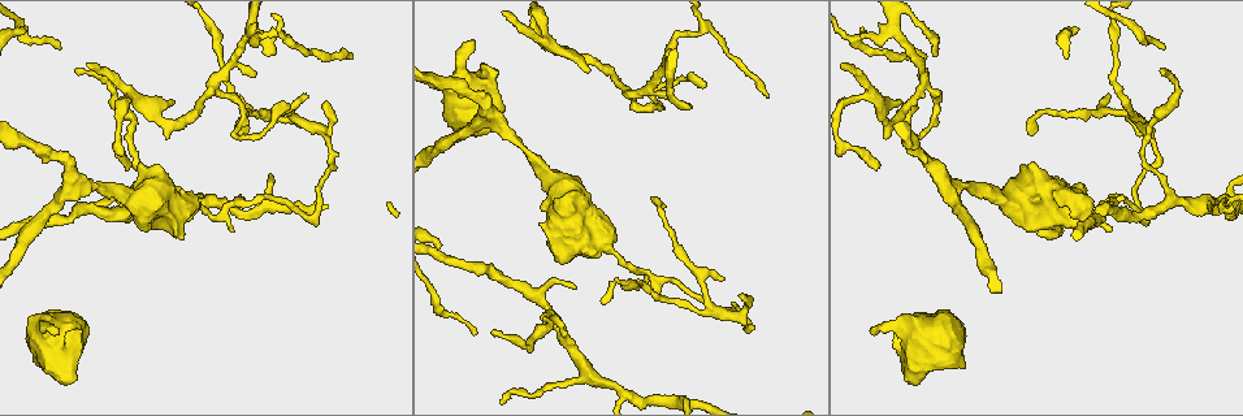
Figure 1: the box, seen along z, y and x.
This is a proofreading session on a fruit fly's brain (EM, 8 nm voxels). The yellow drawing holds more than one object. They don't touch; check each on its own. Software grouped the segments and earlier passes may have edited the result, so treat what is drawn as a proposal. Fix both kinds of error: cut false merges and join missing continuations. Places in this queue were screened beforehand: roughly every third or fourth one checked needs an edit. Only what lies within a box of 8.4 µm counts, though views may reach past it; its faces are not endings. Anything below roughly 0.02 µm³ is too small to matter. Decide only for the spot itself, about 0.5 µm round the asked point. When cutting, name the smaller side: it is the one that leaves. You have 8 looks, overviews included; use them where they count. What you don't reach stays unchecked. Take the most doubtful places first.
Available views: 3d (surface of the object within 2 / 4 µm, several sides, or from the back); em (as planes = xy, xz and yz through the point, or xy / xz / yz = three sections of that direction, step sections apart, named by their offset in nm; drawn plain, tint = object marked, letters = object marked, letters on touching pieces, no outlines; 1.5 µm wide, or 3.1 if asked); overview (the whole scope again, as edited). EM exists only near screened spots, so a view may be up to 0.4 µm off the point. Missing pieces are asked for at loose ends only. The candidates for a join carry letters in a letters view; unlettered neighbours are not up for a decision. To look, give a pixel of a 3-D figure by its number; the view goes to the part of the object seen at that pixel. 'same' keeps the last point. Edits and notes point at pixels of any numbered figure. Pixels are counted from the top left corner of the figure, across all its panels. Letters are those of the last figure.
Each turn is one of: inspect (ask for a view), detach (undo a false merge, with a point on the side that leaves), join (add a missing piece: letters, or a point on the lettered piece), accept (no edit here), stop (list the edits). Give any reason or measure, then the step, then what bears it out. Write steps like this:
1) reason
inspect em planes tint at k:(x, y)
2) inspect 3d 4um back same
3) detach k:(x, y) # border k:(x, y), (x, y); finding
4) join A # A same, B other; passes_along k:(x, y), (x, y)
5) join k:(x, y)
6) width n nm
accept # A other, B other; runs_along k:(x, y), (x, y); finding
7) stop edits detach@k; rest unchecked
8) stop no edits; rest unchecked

tapers out
inspect em yz step 8 letters at 1:(130, 165)

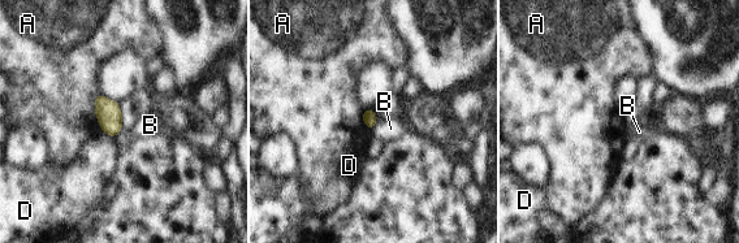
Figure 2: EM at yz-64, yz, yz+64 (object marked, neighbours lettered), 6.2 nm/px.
accept # A other, B other, D other; border 2:(376, 121), (371, 129); no lettered piece goes on from it

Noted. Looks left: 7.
inspect em planes plain at 1:(911, 376)

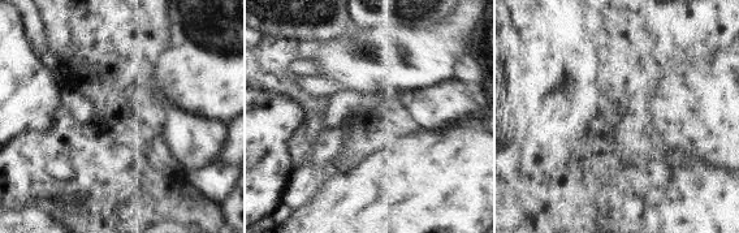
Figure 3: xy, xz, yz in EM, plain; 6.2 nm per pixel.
what lies round it
inspect em planes letters same

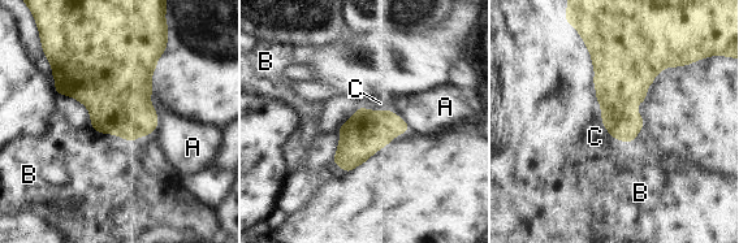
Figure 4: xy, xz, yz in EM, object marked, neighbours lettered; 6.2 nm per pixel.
accept # A other, B other, C other; border 4:(93, 127), (132, 142); none of them fits

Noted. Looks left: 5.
tapers out
inspect 3d 4um at 1:(665, 98)

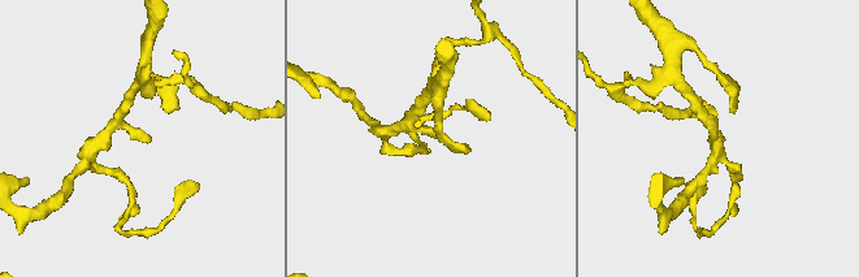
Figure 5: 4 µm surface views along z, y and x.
inspect em yz step 4 letters at 5:(434, 135)

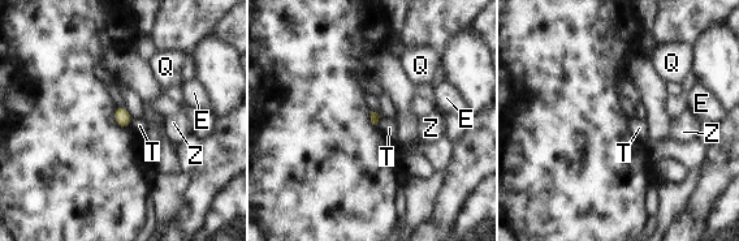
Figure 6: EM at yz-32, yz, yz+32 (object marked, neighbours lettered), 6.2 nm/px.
accept # E other, Q other, T other, Z other; border 6:(132, 119), (129, 124); none of them fits

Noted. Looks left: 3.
stop no edits; rest unchecked

